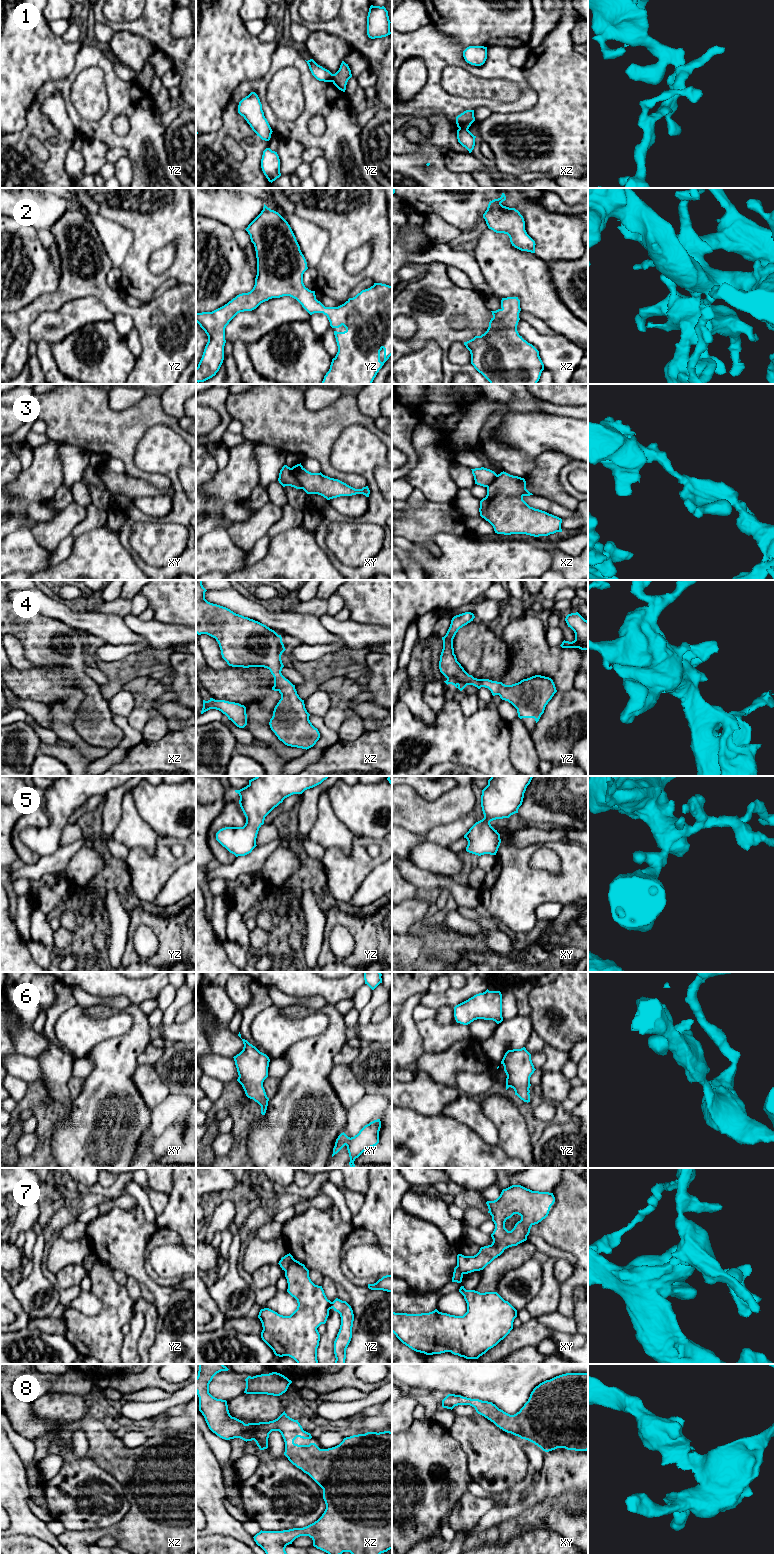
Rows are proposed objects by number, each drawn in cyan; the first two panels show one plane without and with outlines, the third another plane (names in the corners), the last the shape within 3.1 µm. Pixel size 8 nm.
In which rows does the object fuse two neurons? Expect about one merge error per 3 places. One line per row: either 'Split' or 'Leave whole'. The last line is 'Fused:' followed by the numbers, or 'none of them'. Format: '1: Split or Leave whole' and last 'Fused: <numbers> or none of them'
1: Split
2: Leave whole
3: Split
4: Leave whole
5: Leave whole
6: Leave whole
7: Split
8: Leave whole
Fused: 1, 3, 7

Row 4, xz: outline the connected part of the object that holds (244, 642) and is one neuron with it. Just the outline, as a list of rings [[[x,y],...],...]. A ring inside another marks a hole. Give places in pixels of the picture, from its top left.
[[[196,580],[196,633],[216,639],[222,658],[232,667],[264,667],[274,677],[272,690],[281,694],[269,725],[285,745],[302,749],[313,747],[320,733],[309,720],[297,691],[281,671],[281,655],[286,650],[281,635],[266,625],[208,602],[202,580]]]

